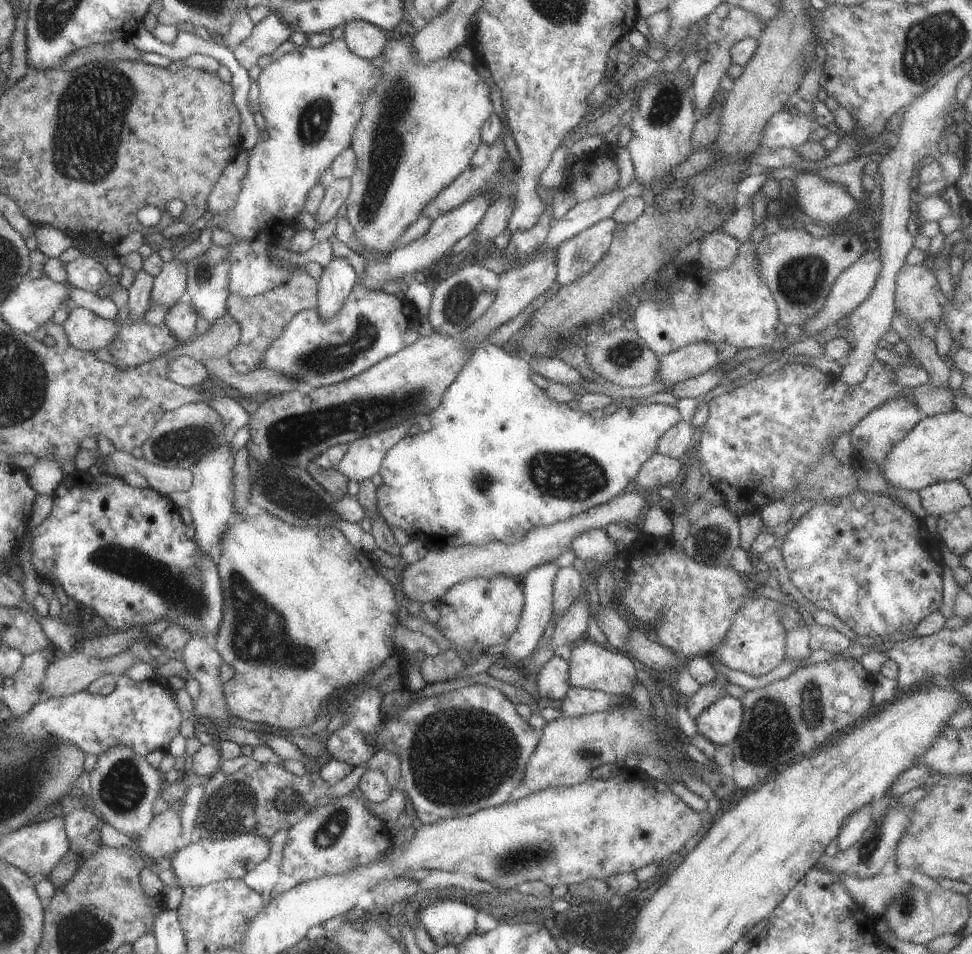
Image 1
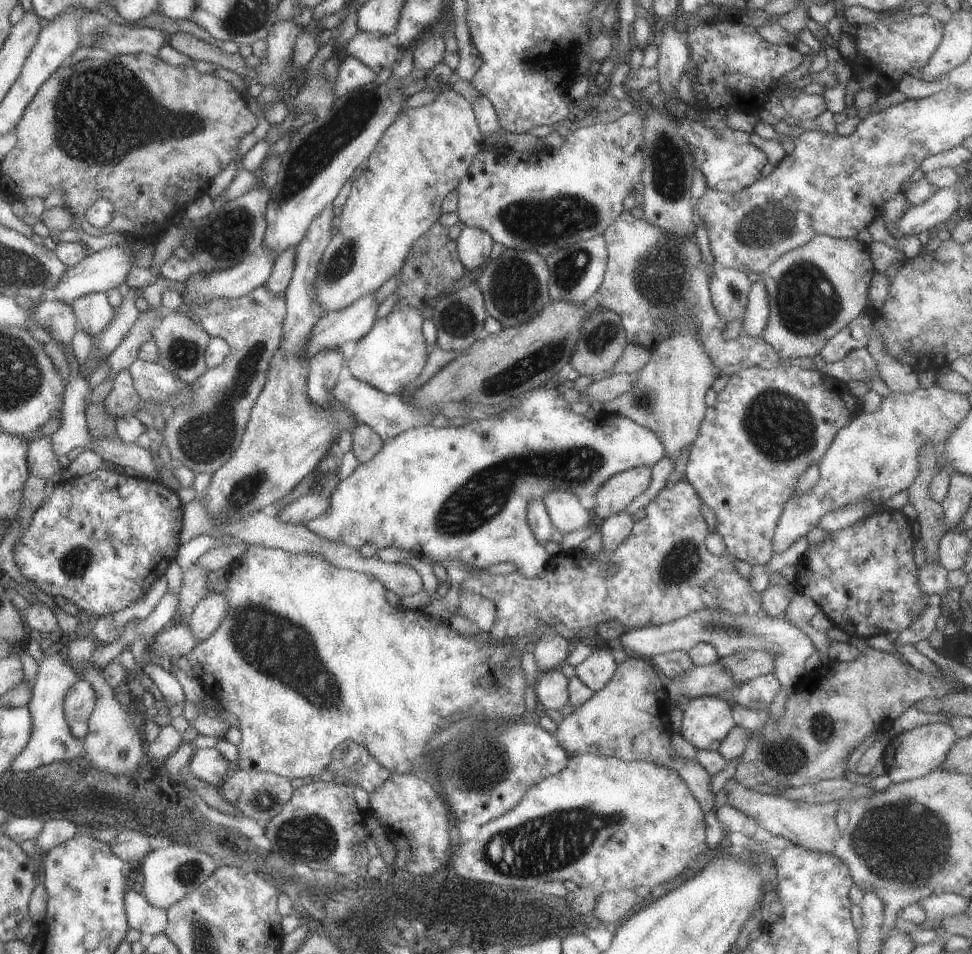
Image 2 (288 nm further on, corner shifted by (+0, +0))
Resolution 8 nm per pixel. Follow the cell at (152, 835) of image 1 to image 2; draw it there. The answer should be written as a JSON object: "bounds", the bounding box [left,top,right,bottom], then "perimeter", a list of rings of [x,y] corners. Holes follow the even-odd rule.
{"bounds":[109,830,157,866],"perimeter":[[[123,830],[117,836],[117,844],[109,846],[109,848],[119,860],[133,864],[133,866],[139,866],[139,862],[143,862],[143,858],[149,852],[153,852],[155,844],[157,844],[157,840],[147,838],[147,834],[141,834],[137,830]]]}

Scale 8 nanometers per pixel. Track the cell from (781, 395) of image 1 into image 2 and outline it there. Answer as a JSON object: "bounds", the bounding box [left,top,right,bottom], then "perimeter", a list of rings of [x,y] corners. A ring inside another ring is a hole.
{"bounds":[681,366,863,566],"perimeter":[[[777,366],[777,368],[771,368],[771,370],[759,370],[759,368],[747,368],[747,370],[739,370],[735,372],[733,376],[729,376],[727,384],[723,386],[723,390],[717,392],[717,398],[715,402],[705,410],[705,416],[703,420],[699,422],[697,426],[697,434],[695,438],[691,440],[691,450],[689,450],[689,458],[687,458],[687,466],[683,470],[683,476],[681,480],[685,480],[693,492],[697,494],[697,498],[709,508],[713,510],[715,514],[715,532],[723,538],[723,544],[725,544],[725,554],[731,558],[731,560],[739,560],[739,562],[747,562],[749,566],[755,566],[755,564],[767,564],[773,554],[771,554],[771,536],[775,532],[775,526],[777,526],[777,520],[783,512],[783,506],[789,502],[789,498],[793,496],[793,490],[795,490],[795,484],[797,480],[803,476],[803,472],[811,470],[813,466],[819,464],[819,460],[823,460],[823,454],[829,450],[833,438],[837,436],[837,432],[847,426],[851,420],[859,418],[859,414],[863,414],[863,404],[857,396],[851,394],[847,382],[841,382],[841,380],[833,380],[831,376],[825,376],[821,372],[815,372],[811,368],[801,368],[801,366]]]}

